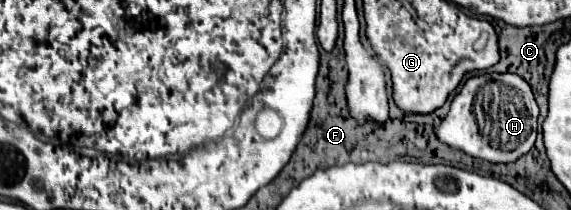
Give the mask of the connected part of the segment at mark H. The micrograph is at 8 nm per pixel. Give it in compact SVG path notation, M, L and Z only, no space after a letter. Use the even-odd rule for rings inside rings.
M483 73L465 81L463 89L451 103L447 117L435 129L435 137L471 157L489 163L513 163L529 153L535 143L537 115L539 107L525 79L513 73ZM473 111L489 111L489 117L485 117L485 129L481 129Z

